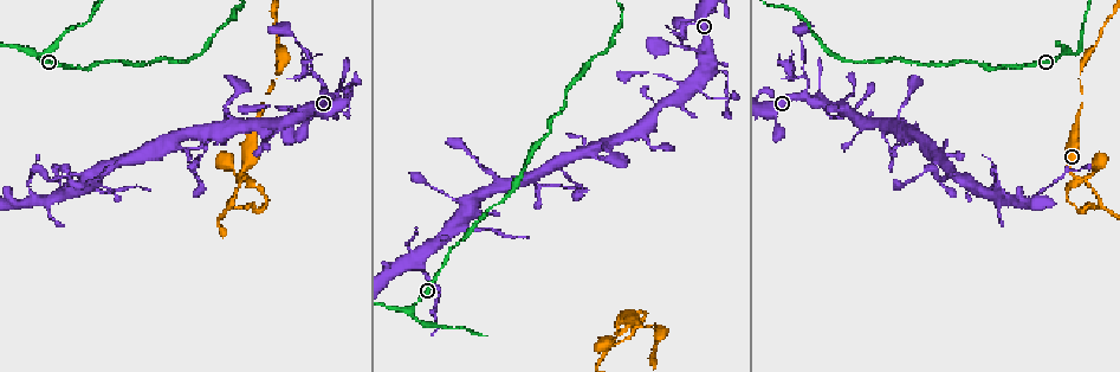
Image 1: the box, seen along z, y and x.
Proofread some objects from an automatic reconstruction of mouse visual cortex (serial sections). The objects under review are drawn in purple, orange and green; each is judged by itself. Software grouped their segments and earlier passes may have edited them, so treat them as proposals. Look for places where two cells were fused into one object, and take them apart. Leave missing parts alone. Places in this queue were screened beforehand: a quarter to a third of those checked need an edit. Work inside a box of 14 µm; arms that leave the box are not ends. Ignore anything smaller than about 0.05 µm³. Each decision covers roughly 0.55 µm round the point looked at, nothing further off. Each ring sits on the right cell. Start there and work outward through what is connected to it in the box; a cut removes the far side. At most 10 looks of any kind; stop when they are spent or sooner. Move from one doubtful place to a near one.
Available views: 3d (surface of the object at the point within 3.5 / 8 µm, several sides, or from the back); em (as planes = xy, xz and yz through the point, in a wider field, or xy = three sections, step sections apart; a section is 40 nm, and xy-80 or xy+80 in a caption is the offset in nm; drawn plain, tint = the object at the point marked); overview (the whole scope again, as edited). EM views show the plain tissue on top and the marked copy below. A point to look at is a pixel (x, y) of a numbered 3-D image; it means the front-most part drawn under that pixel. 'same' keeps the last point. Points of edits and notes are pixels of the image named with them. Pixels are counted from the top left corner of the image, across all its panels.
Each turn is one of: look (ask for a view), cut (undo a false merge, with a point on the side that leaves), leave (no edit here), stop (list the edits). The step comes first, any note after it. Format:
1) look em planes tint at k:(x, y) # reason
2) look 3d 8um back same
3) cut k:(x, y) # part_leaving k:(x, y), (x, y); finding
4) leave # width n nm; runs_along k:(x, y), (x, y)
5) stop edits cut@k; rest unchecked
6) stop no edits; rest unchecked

look 3d 3.5um at 1:(411, 312) # three arms meet

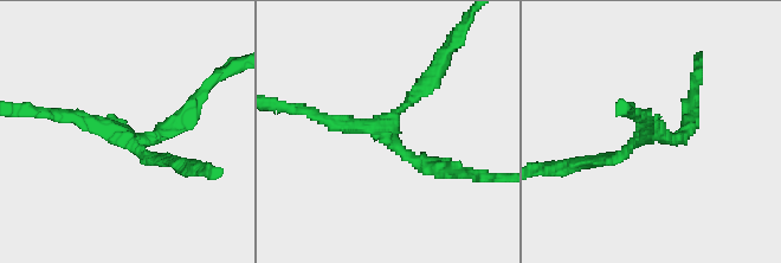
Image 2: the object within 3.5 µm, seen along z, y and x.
look em xy step 1 tint at 2:(124, 136) # arms 3; arm_widths 150, 200, 200 nm; need the tissue

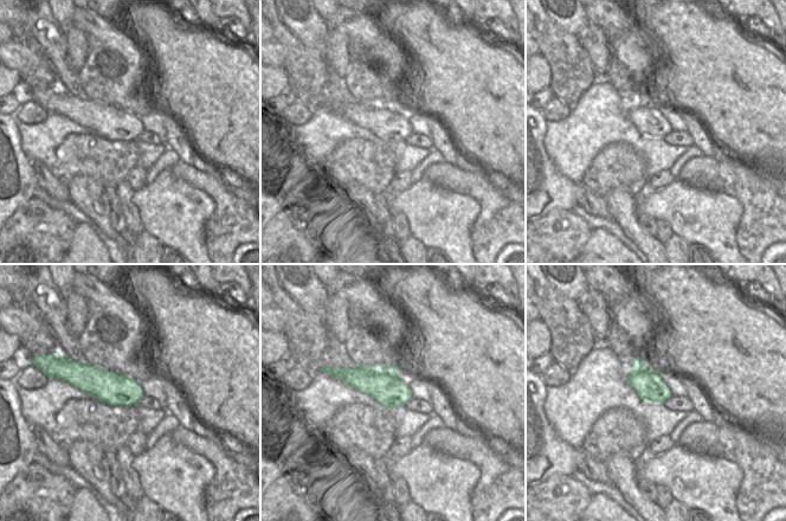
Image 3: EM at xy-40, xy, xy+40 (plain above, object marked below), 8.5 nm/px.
leave # width 280 nm; runs_along 2:(434, 71), (394, 114), (391, 141), (449, 172); continuous, no second cell

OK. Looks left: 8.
look 3d 3.5um at 1:(613, 337) # a narrow waist

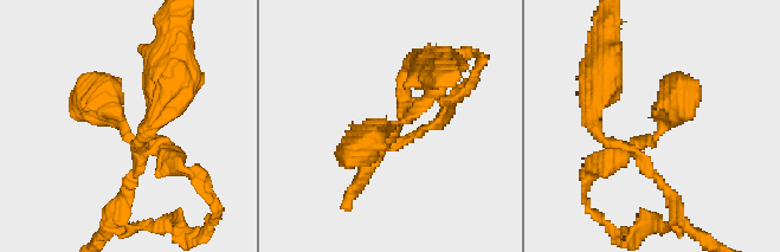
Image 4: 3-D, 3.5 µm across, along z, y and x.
look em xy step 2 tint at 4:(395, 126) # arms 4; arm_widths 150, 150, 200, 450 nm

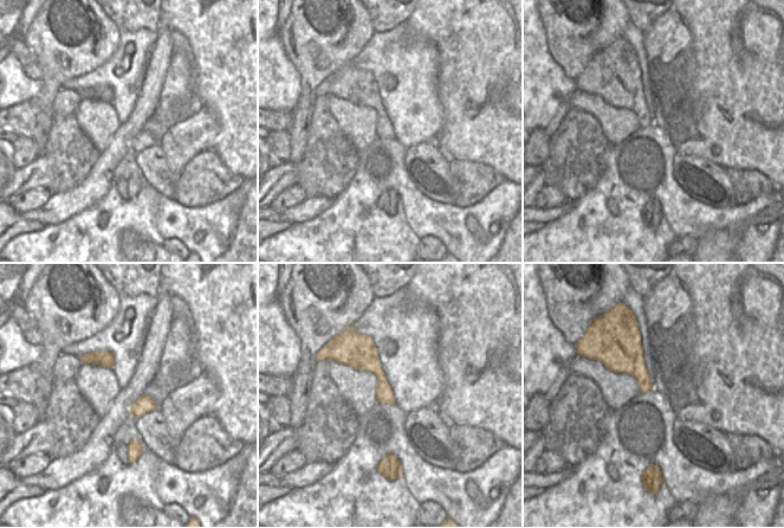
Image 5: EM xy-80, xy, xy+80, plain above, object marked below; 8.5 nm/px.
cut 4:(122, 121) # part_leaving 4:(640, 144), (662, 130), (674, 101), (689, 111); a second cell is stuck on

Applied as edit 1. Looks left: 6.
look 3d 8um at 1:(275, 105) # narrows sharply

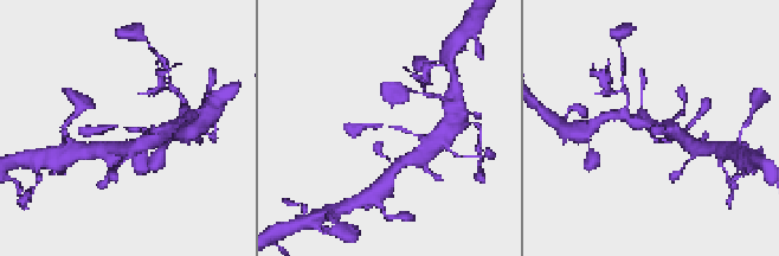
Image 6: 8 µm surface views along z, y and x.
look 3d 3.5um at 6:(655, 126) # closer look

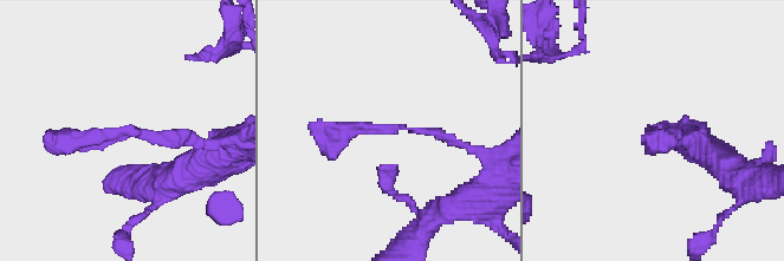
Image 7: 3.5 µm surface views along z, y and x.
look em planes tint at 7:(409, 132)

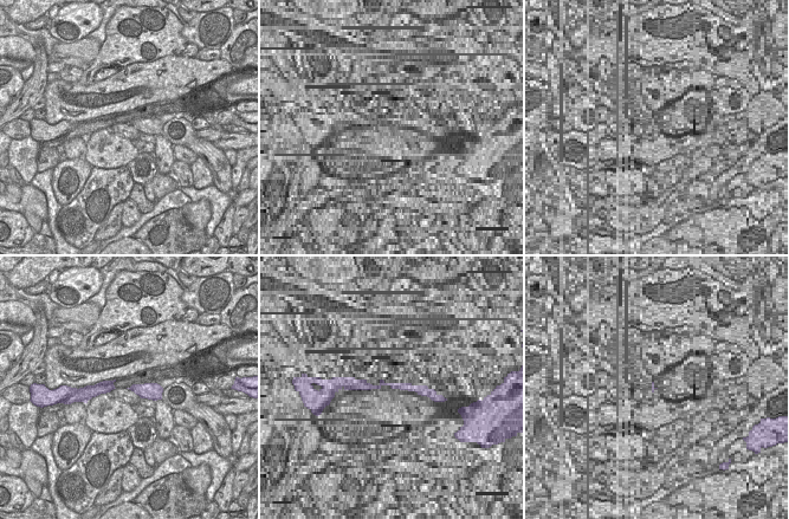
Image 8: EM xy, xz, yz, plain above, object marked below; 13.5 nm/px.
leave # runs_along 7:(485, 156), (431, 131), (332, 129); one cell here

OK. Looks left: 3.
look 3d 8um at 1:(805, 78) # abrupt turn

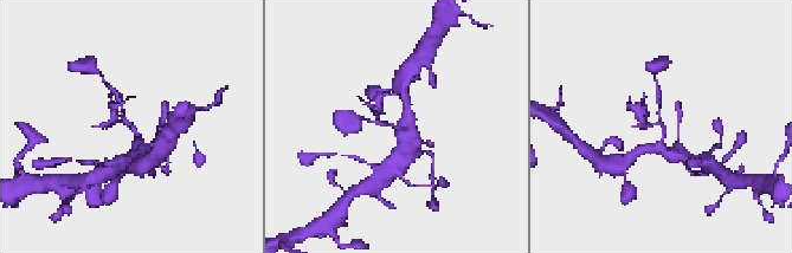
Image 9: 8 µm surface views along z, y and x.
look 3d 3.5um at 9:(129, 124) # closer look

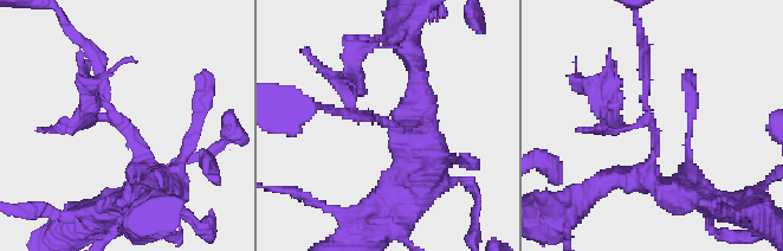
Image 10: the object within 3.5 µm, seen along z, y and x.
look em xy step 2 tint at 10:(651, 115) # now the EM

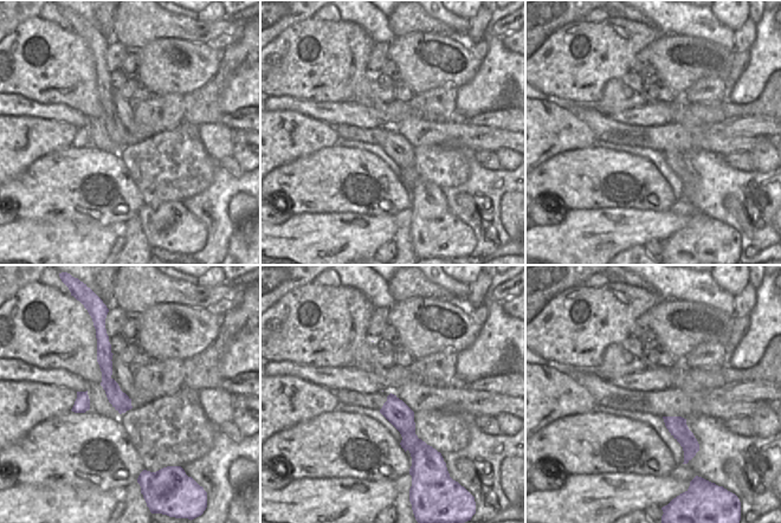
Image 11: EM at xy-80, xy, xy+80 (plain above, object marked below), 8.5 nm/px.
leave # arms 3; arm_widths 100, 100, 250 nm; runs_along 10:(156, 180), (109, 107), (88, 45); continuous, no second cell

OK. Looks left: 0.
stop edits cut@4; rest unchecked

